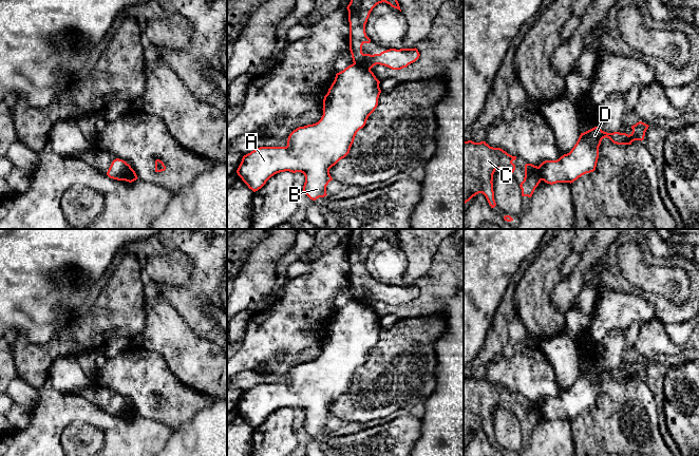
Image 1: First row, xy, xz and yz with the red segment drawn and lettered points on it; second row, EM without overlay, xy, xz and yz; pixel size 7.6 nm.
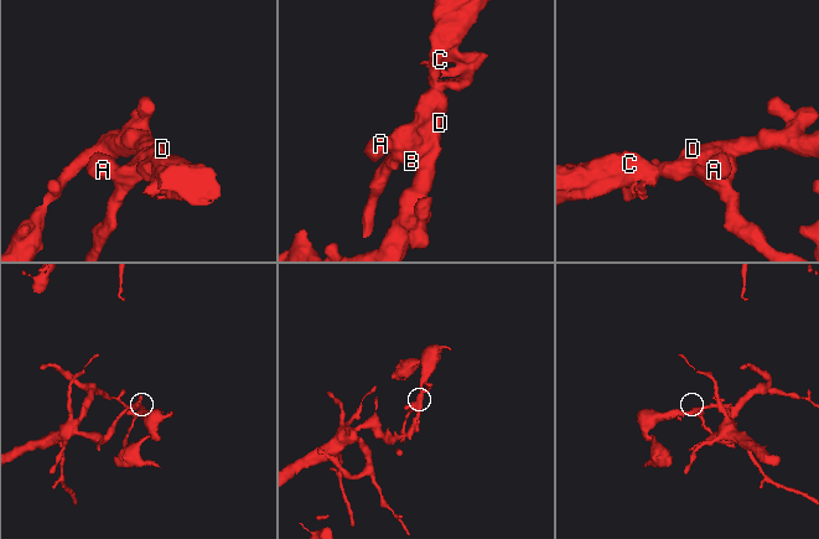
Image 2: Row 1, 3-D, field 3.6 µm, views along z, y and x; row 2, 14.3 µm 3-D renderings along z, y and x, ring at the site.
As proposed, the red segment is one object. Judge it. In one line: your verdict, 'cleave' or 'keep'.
cleave

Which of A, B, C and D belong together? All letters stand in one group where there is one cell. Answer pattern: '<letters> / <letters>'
A B D / C

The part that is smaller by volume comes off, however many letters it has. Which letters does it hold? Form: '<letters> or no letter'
C

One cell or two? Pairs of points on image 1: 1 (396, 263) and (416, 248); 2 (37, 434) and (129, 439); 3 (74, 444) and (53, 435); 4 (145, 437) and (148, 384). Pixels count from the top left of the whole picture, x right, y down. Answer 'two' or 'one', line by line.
1: two
2: one
3: two
4: two

